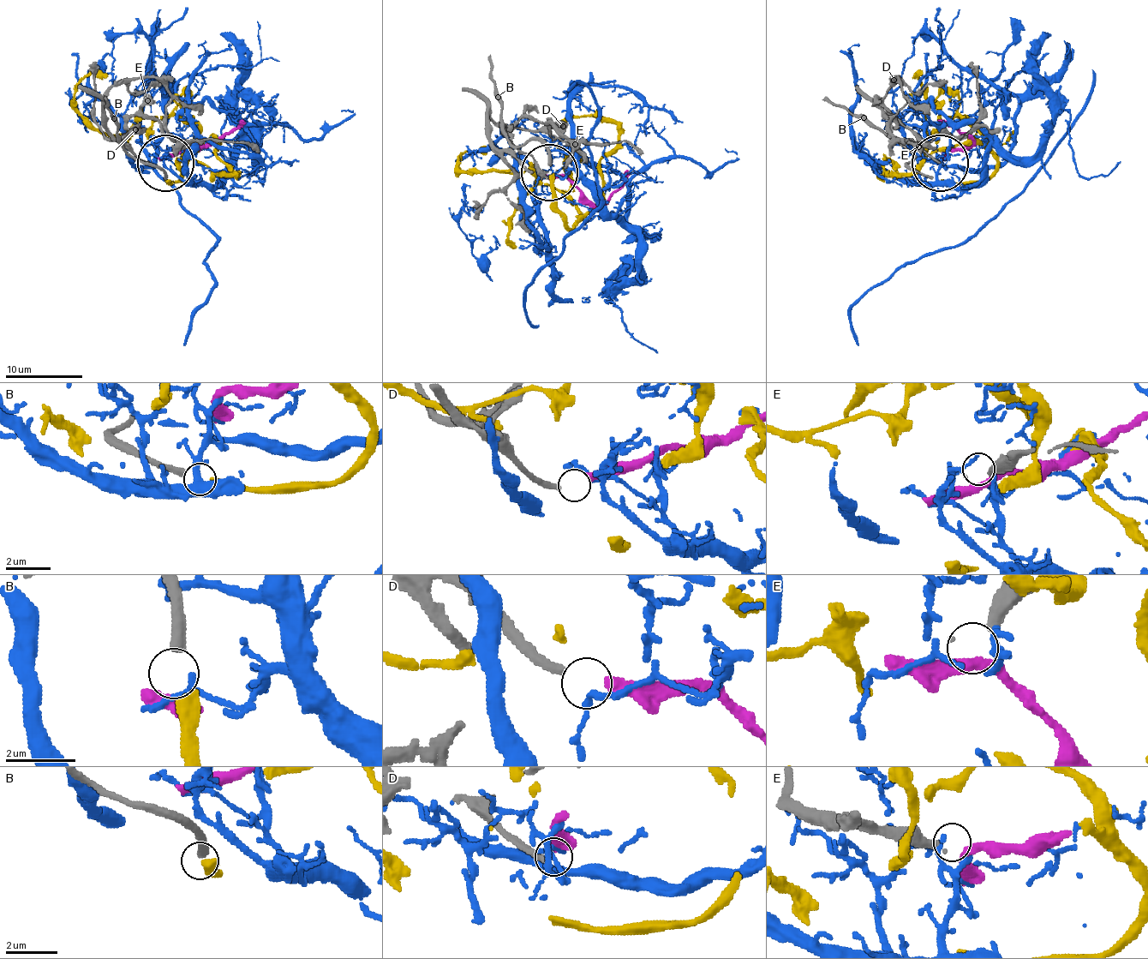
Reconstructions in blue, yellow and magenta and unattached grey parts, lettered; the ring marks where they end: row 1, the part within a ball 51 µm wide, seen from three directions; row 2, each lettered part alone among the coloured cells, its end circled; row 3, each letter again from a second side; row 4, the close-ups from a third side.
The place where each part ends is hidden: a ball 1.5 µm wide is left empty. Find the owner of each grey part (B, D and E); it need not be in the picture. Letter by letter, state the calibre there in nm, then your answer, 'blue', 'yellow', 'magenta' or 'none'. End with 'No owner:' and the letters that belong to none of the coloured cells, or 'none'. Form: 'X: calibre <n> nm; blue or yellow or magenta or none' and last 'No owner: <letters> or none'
B: calibre 320 nm; yellow
D: calibre 240 nm; magenta
E: calibre 50 nm; none
No owner: E

